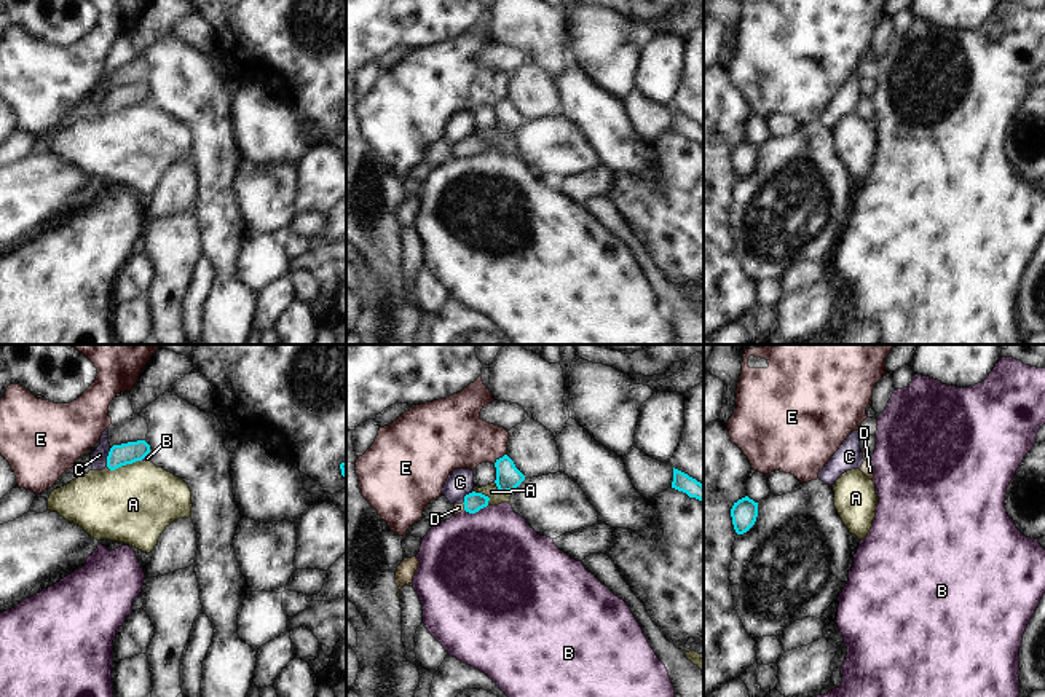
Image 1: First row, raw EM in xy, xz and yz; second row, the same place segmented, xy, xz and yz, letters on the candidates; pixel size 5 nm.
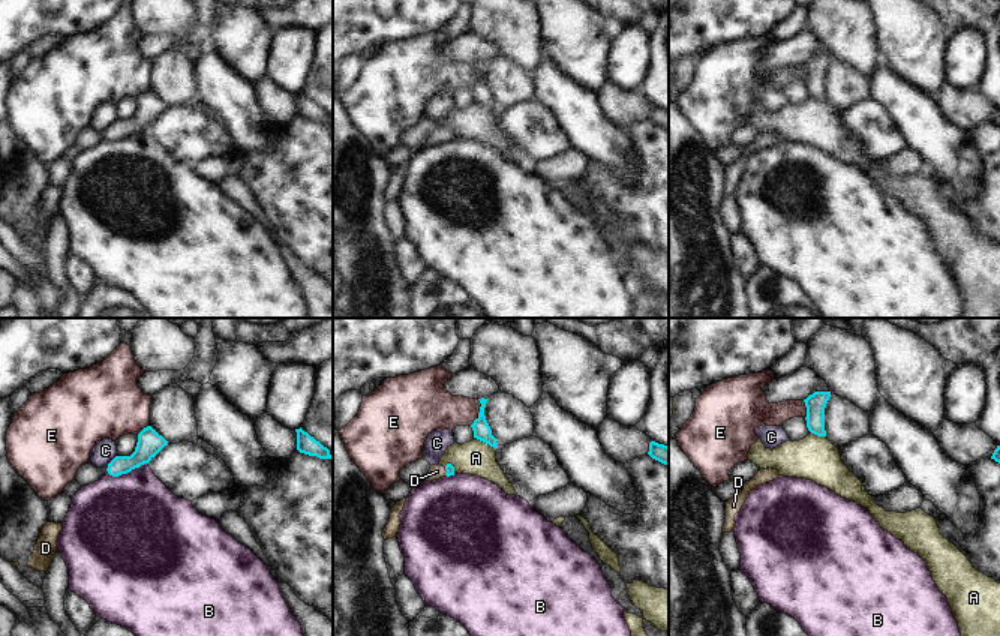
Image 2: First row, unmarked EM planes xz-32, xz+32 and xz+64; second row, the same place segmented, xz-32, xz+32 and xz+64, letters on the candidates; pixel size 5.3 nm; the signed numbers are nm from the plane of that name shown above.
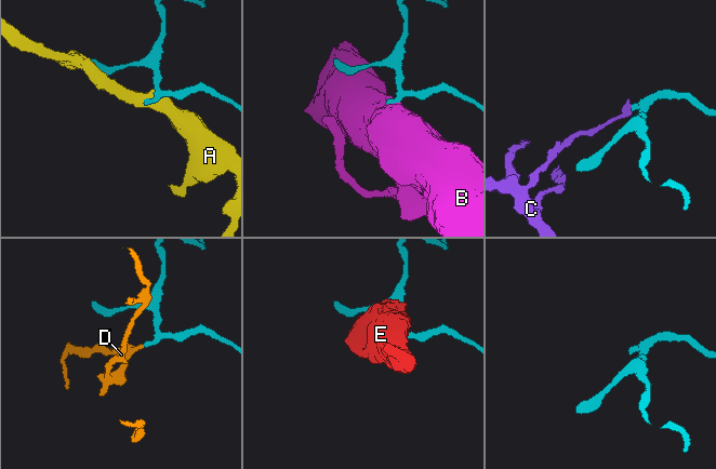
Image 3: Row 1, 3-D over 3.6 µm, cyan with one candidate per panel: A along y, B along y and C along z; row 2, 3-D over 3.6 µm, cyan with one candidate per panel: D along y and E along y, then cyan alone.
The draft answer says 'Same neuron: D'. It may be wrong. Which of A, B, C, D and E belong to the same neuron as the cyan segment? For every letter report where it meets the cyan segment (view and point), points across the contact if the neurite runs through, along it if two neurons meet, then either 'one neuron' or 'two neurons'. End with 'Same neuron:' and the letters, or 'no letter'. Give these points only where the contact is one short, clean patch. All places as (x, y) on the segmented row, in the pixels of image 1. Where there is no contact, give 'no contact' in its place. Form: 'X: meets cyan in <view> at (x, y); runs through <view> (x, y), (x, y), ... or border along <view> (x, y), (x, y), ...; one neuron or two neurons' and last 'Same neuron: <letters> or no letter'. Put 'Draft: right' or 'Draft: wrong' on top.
Draft: right
A: meets cyan in xy at (123, 464); border along xy (141, 460), (114, 469), (107, 468); two neurons
B: meets cyan in xz at (476, 511); border along xz (487, 504), (474, 512), (465, 511); two neurons
C: meets cyan in xy at (107, 456); border along xy (112, 447), (106, 466); two neurons
D: meets cyan in xz at (465, 506); runs through xz (474, 501), (465, 506), (458, 507); one neuron
E: meets cyan in xz at (500, 458); border along xz (506, 453), (493, 463); two neurons
Same neuron: D

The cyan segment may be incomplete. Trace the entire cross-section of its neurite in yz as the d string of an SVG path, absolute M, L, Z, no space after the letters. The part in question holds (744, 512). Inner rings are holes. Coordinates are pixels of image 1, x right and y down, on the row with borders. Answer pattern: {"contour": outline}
{"contour": "M748 496L739 499L731 509L731 517L735 533L747 533L756 522L758 502L755 502Z"}

